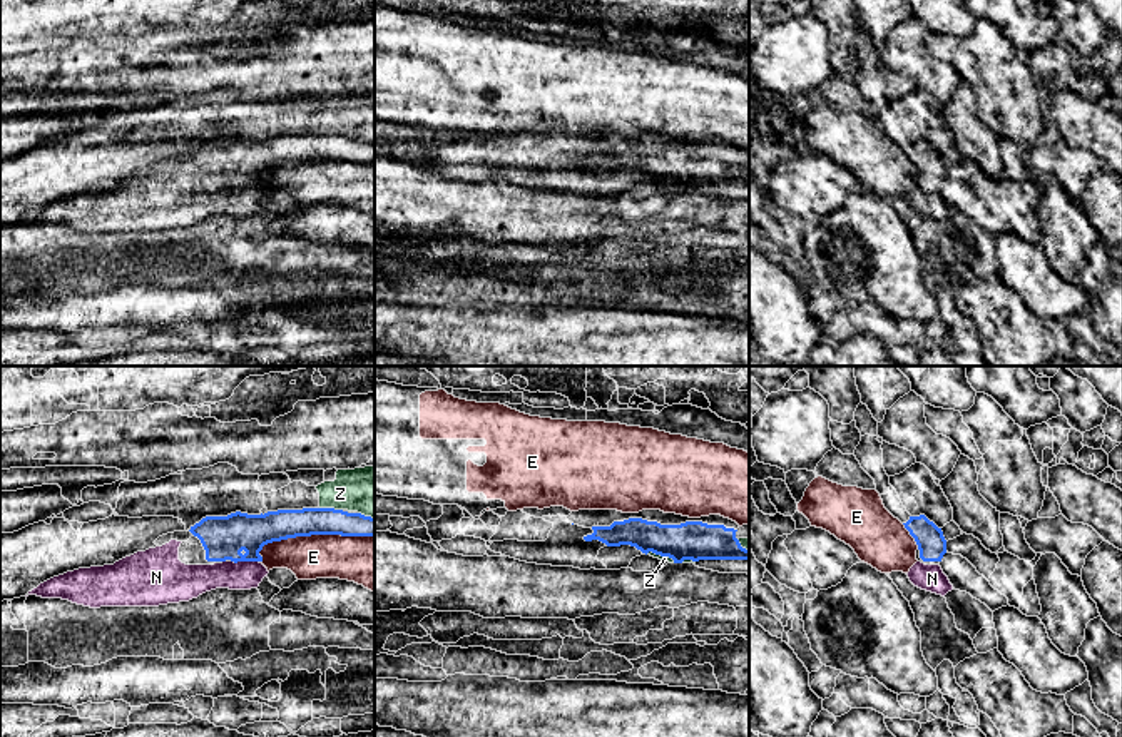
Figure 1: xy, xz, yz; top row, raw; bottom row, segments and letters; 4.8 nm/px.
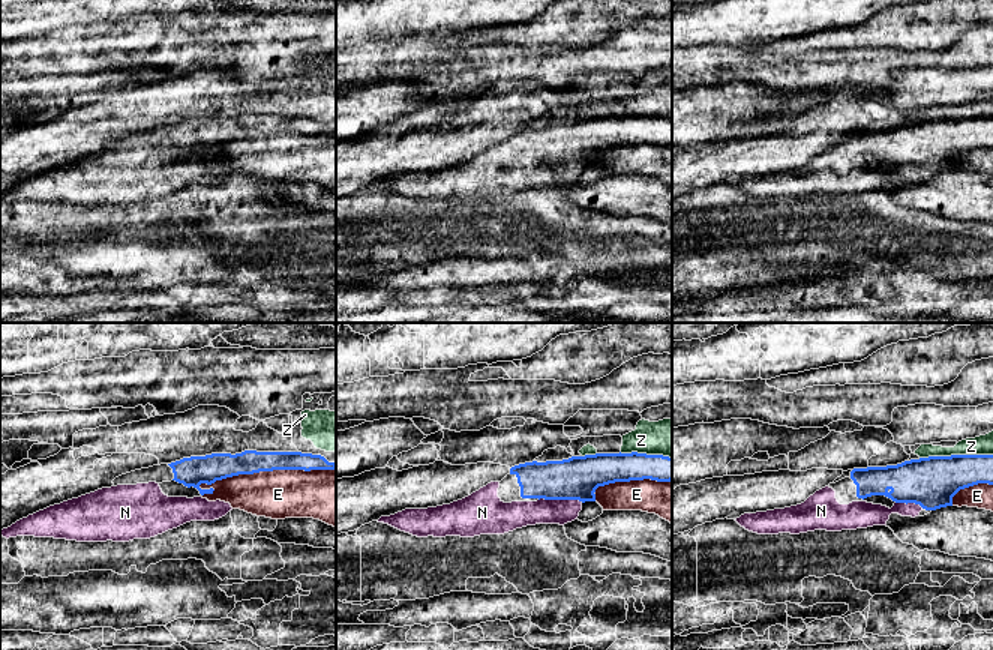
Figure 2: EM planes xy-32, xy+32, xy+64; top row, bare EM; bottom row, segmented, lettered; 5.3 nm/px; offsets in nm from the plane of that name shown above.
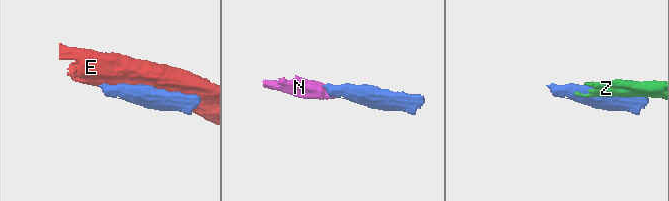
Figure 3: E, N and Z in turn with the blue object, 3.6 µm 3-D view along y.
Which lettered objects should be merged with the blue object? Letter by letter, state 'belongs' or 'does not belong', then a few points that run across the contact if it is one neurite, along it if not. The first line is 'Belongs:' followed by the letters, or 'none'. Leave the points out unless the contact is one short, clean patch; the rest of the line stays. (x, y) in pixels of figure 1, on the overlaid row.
Belongs: N
E: does not belong
N: belongs; line xy (223, 537), (244, 560), (229, 575), (196, 579)
Z: does not belong

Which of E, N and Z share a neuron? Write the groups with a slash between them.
E / N / Z

